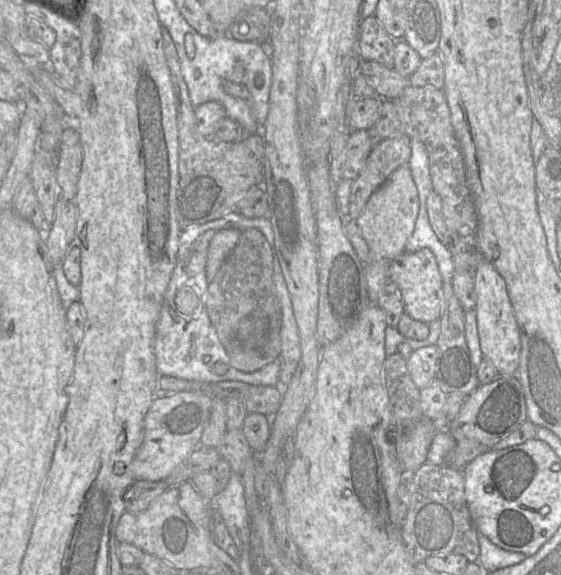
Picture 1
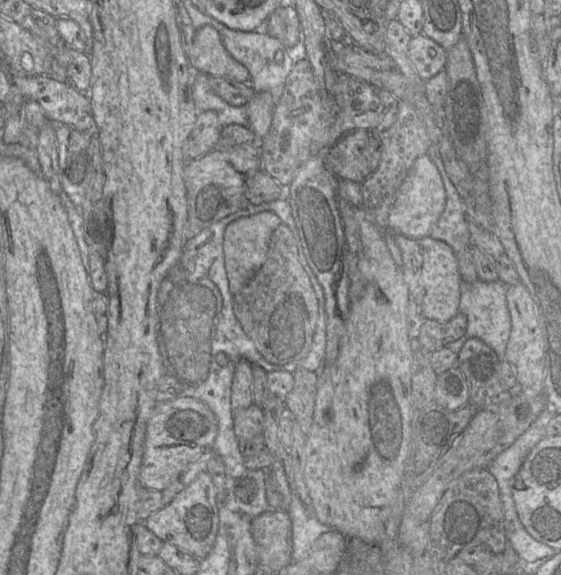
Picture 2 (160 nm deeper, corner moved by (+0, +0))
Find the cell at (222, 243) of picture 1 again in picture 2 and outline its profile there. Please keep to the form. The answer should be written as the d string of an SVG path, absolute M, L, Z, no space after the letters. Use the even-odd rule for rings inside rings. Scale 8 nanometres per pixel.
M264 211L240 218L225 229L223 251L229 288L233 295L241 292L266 261L272 235L280 224L281 219L274 212Z

